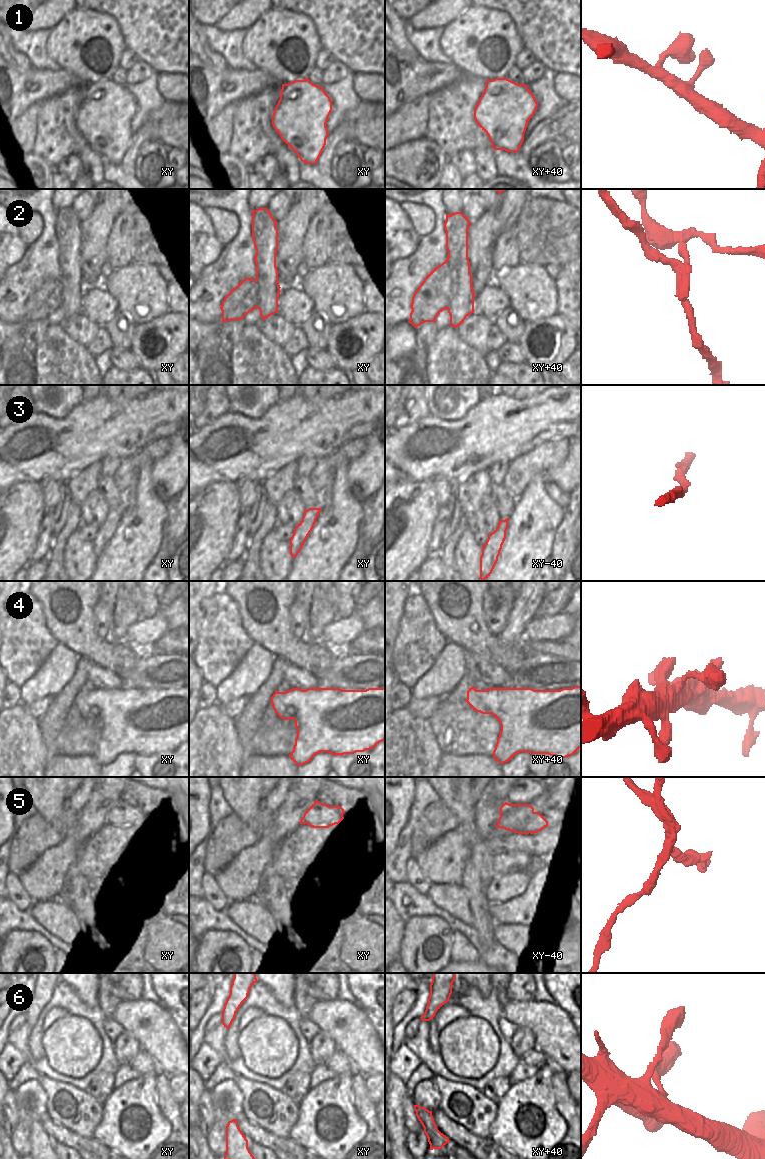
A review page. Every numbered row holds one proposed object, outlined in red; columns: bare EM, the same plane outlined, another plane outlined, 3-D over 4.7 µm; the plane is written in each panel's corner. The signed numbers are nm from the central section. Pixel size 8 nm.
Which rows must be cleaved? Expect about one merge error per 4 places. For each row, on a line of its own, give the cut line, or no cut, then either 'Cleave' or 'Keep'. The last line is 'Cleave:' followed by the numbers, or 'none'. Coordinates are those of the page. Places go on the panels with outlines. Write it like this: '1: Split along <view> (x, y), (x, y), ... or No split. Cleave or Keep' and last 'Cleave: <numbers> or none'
1: No split. Keep
2: Split along xy+40 (451, 214), (457, 260), (447, 308). Cleave
3: No split. Keep
4: No split. Keep
5: Split along xy-40 (539, 813), (534, 813), (526, 821), (528, 832). Cleave
6: No split. Keep
Cleave: 2, 5

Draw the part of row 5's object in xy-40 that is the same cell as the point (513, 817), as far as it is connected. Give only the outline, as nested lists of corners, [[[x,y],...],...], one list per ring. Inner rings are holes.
[[[505,802],[500,807],[500,817],[496,828],[503,828],[518,834],[529,834],[526,829],[526,821],[533,814],[539,814],[534,811],[530,804],[509,804]]]

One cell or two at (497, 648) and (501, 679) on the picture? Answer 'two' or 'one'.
two

